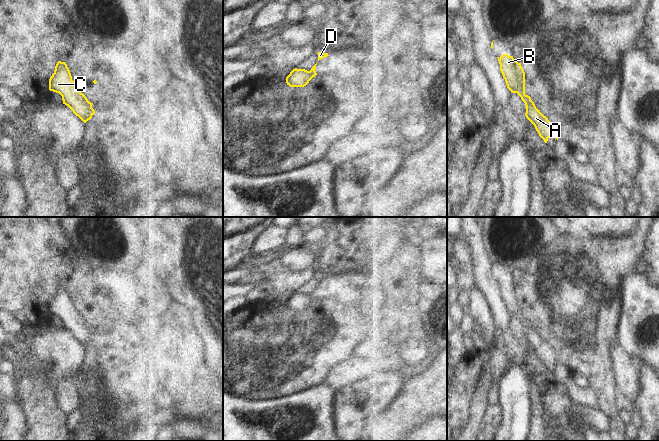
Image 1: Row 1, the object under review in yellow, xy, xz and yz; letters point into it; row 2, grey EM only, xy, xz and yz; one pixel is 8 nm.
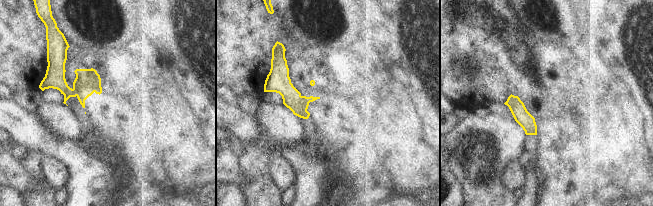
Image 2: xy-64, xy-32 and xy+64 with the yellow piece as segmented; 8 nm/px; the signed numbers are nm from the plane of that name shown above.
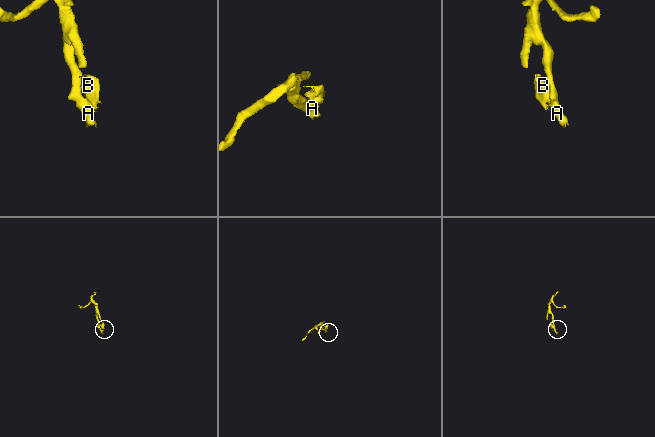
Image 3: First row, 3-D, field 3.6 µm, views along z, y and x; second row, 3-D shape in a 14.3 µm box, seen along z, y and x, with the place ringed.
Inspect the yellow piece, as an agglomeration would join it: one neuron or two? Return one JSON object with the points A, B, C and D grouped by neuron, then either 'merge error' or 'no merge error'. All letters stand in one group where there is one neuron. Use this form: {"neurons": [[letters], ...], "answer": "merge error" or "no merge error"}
{"neurons": [["A", "C"], ["B", "D"]], "answer": "merge error"}

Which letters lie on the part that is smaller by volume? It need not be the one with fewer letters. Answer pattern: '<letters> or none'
B, D

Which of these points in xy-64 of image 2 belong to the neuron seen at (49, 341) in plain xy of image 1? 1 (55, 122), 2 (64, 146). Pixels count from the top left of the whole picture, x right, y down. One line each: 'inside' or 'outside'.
1: inside
2: outside

